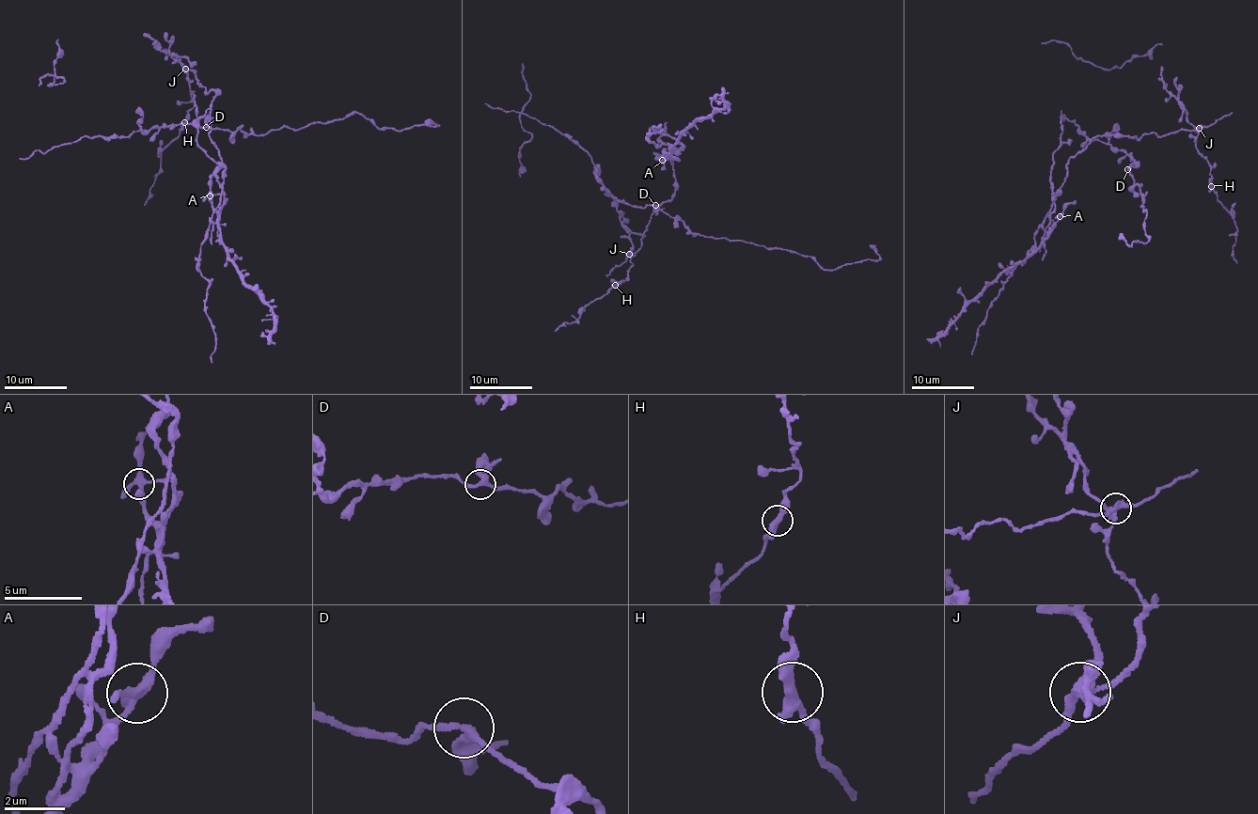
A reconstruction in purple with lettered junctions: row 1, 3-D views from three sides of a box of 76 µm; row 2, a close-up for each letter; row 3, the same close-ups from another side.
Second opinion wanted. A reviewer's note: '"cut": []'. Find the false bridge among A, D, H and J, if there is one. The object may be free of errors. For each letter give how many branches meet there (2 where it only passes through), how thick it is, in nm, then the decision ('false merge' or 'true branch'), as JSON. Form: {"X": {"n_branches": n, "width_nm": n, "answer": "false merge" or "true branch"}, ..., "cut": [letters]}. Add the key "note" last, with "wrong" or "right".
{"A": {"n_branches": 4, "width_nm": 280, "answer": "true branch"}, "D": {"n_branches": 3, "width_nm": 240, "answer": "true branch"}, "H": {"n_branches": 3, "width_nm": 320, "answer": "true branch"}, "J": {"n_branches": 4, "width_nm": 320, "answer": "false merge"}, "cut": ["J"], "note": "wrong"}

